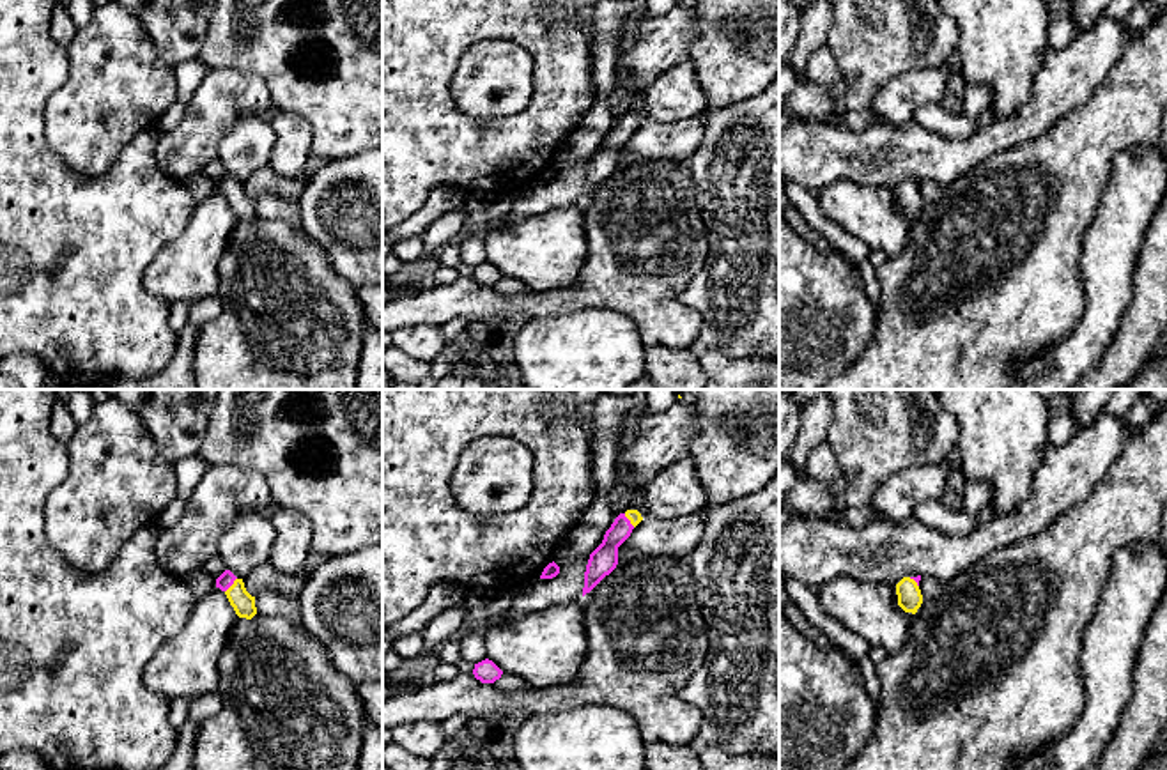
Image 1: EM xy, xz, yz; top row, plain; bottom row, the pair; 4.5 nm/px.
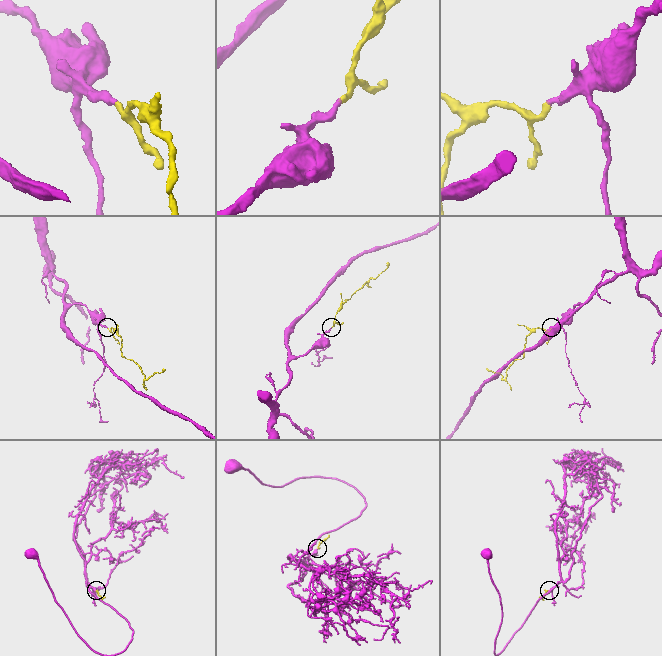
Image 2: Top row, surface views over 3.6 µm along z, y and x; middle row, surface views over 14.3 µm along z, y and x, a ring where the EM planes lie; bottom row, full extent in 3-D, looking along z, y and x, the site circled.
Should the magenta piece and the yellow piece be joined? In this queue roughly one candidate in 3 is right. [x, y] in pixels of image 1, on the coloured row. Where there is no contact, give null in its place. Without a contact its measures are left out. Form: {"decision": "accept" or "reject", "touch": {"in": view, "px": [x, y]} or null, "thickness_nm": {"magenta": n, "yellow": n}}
{"decision": "accept", "touch": {"in": "xy", "px": [232, 583]}, "thickness_nm": {"magenta": 70, "yellow": 100}}

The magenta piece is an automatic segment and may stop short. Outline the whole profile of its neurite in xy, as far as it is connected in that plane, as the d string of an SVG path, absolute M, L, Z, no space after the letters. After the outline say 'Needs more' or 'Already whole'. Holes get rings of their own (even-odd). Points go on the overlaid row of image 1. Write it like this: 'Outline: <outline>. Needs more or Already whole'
Outline: M230 570L216 579L216 588L227 595L239 618L251 620L257 614L255 597L246 591L243 579L237 579Z. Needs more

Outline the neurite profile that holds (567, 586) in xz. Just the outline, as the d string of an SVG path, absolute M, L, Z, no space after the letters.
M590 556L579 558L553 579L537 579L528 588L512 595L512 604L506 620L515 621L528 612L545 609L554 604L568 604L583 598L584 572Z

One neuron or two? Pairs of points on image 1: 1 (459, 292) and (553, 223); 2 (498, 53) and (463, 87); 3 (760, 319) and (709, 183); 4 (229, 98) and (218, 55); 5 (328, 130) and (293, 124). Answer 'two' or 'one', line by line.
1: two
2: one
3: one
4: two
5: two

